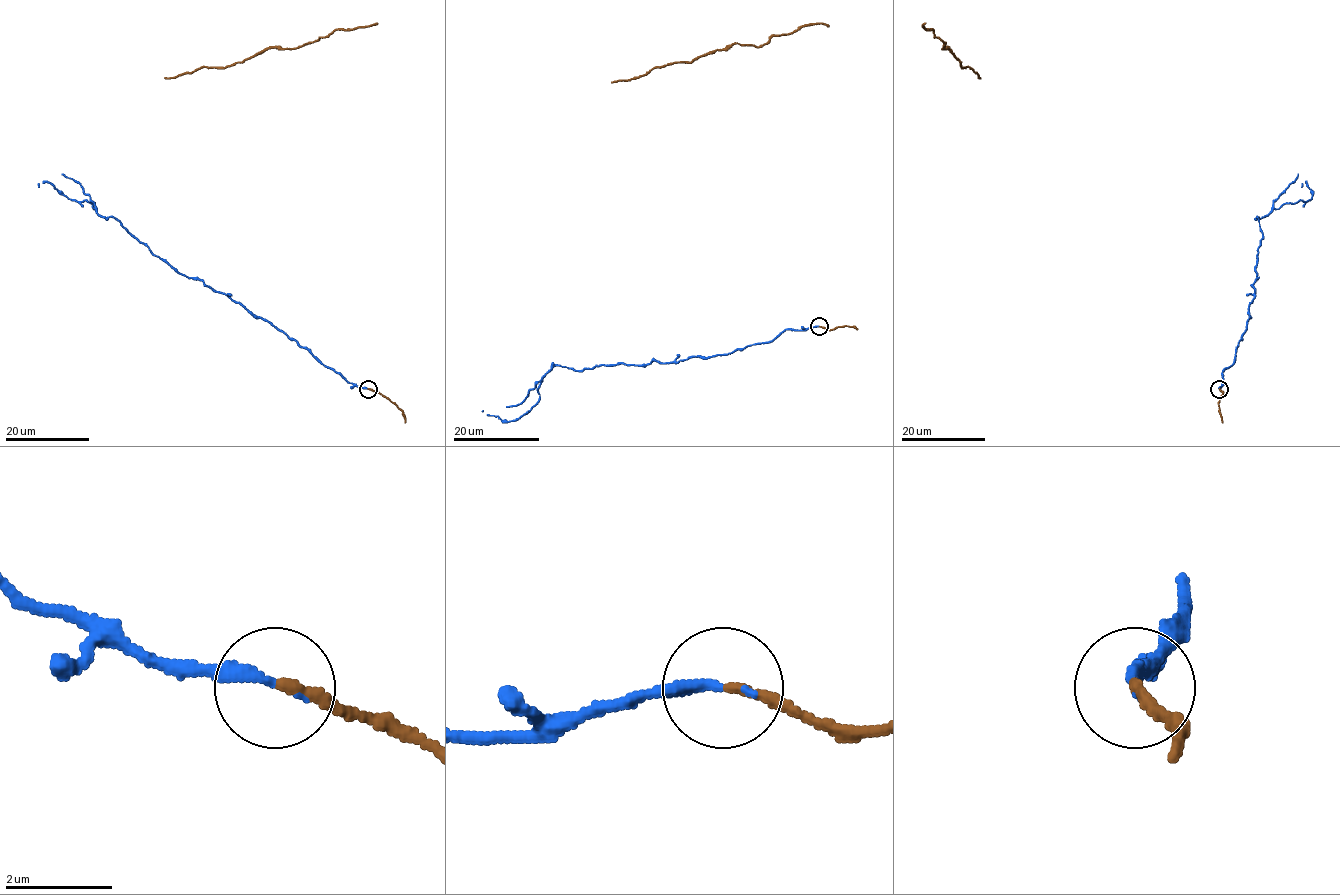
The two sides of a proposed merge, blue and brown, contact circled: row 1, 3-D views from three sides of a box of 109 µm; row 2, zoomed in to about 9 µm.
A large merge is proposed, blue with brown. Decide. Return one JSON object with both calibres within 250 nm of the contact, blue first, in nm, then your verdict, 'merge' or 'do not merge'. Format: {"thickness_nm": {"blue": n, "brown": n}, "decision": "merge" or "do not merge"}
{"thickness_nm": {"blue": 220, "brown": 180}, "decision": "merge"}

